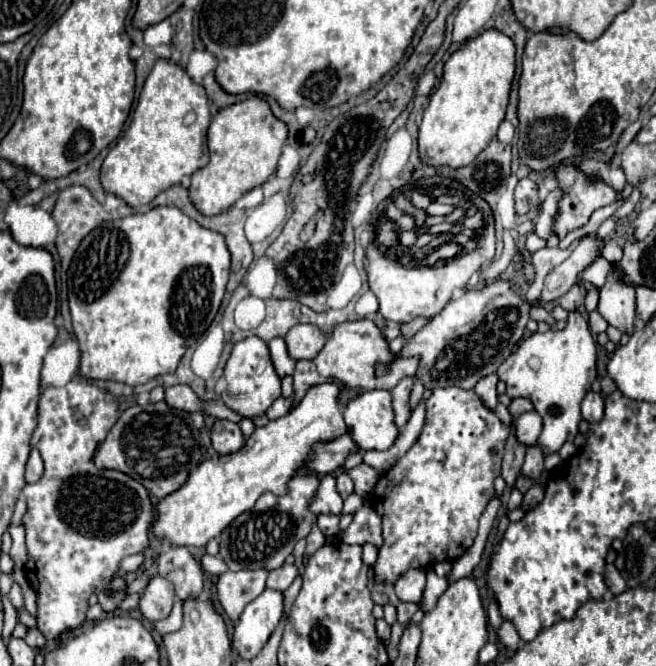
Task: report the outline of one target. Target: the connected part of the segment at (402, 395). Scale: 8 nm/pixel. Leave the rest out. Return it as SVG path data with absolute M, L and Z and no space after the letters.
M402 378L398 382L398 386L392 390L392 404L394 404L394 412L396 412L396 424L404 426L410 410L408 410L408 396L412 390L412 378Z

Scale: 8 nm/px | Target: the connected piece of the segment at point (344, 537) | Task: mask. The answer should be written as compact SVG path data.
M362 506L356 514L352 524L340 532L340 540L348 544L374 544L376 548L382 546L382 526L380 516L372 506Z

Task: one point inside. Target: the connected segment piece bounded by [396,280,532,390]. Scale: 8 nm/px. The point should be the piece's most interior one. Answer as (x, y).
(474, 333)

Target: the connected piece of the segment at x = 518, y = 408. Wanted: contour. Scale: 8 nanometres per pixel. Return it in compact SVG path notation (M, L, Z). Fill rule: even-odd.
M516 398L516 400L512 400L512 404L510 404L512 418L516 418L518 414L528 412L528 410L532 410L532 408L534 408L534 406L532 406L532 402L530 402L530 400L526 400L526 398Z

